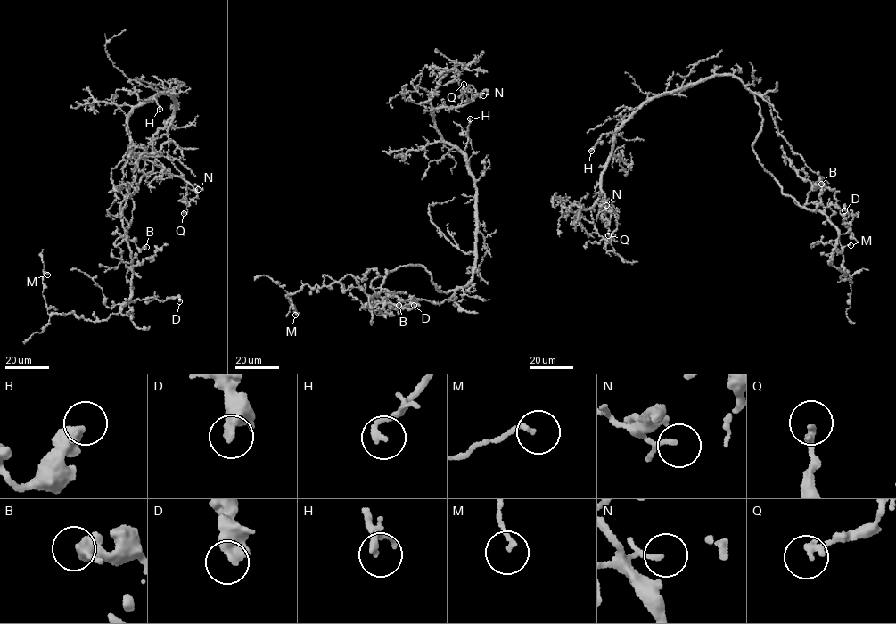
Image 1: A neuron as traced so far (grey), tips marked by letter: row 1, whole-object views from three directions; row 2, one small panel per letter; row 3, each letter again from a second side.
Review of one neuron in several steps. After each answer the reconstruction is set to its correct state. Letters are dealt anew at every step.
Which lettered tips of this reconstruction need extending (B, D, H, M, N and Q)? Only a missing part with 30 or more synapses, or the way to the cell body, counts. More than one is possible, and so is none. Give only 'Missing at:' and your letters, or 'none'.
Missing at: none

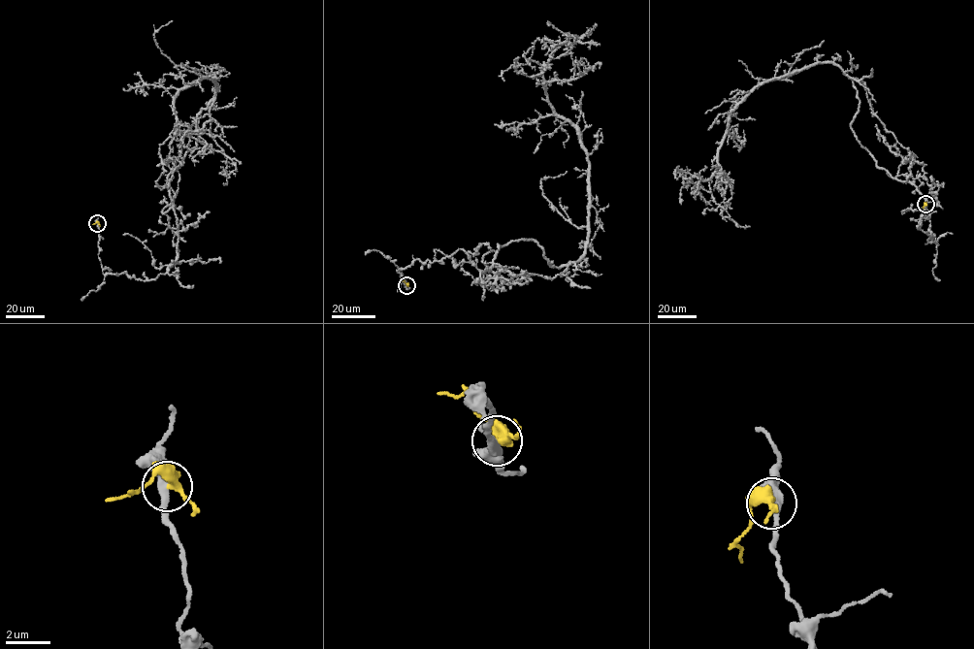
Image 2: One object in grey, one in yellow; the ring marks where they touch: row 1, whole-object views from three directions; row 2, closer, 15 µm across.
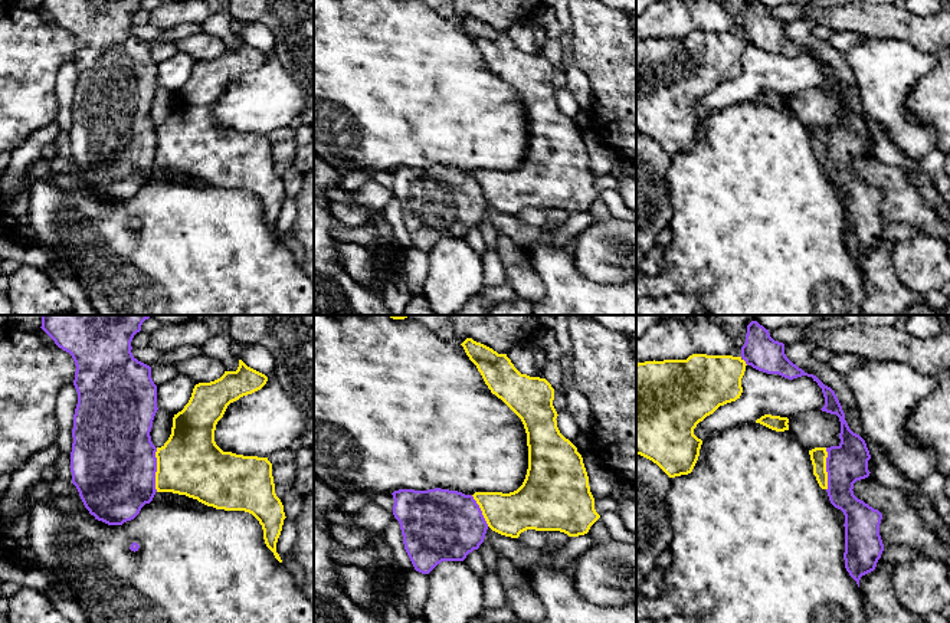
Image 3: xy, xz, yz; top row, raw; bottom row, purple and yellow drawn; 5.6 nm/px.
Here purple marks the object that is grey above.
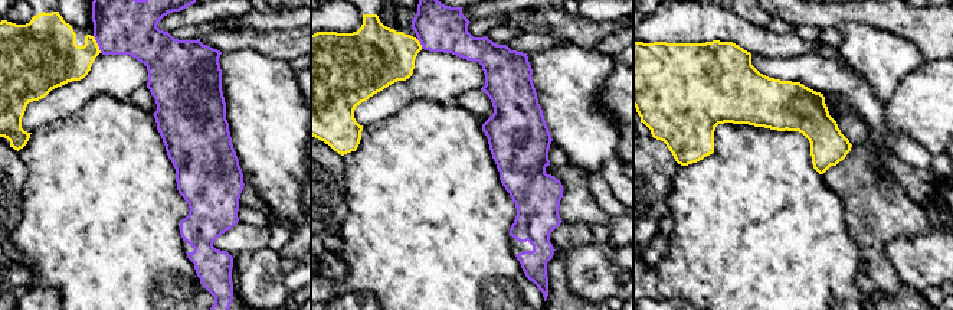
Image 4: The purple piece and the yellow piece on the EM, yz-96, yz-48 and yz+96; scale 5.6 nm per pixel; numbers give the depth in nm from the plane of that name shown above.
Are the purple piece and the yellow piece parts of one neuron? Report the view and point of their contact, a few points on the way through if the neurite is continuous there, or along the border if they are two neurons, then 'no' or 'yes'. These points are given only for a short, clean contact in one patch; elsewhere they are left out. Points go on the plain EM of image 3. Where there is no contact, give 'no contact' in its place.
xy (156, 147) | no

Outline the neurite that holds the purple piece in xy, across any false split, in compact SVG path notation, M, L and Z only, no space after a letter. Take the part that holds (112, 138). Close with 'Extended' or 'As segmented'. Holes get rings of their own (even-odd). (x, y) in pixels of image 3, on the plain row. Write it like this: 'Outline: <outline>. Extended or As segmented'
Outline: M42 0L42 7L55 19L55 22L63 29L69 30L75 39L76 49L73 63L78 71L78 82L73 92L72 106L72 129L71 129L71 150L72 161L76 164L79 174L95 197L102 199L108 203L122 203L127 199L134 197L145 181L150 181L157 170L155 167L155 150L157 150L157 125L151 119L151 105L157 85L157 63L151 56L151 45L138 39L131 27L131 19L137 10L141 9L142 0Z. As segmented

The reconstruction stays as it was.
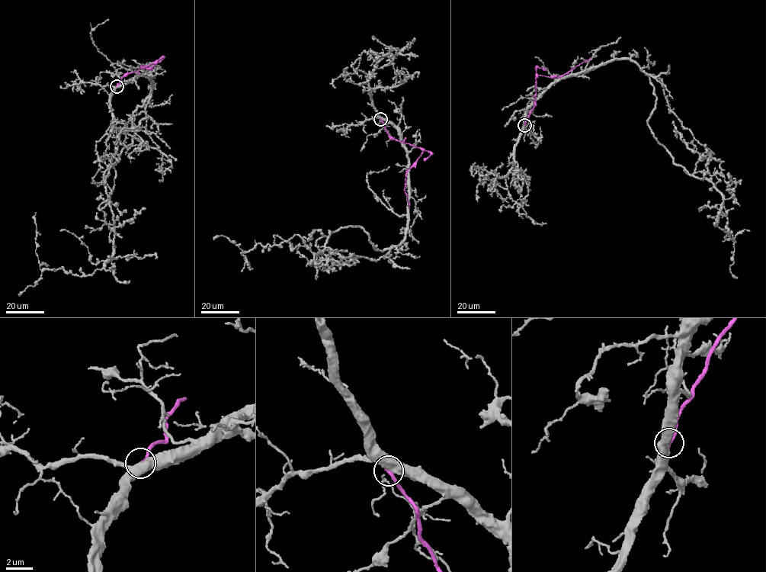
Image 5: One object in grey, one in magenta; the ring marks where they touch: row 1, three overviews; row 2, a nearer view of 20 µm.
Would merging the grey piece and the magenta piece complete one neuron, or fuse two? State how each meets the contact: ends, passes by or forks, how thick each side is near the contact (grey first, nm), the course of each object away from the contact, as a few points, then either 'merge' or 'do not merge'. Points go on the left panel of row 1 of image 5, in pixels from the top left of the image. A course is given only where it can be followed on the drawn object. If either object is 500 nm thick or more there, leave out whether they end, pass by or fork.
calibres 500 and 280 nm; course grey (116, 86), (145, 72), (153, 83), (132, 143), (104, 175), (114, 227), (105, 267), (40, 269), (35, 212); course magenta (116, 86), (122, 77), (155, 62), (152, 68), (142, 68), (140, 65), (148, 67); do not merge

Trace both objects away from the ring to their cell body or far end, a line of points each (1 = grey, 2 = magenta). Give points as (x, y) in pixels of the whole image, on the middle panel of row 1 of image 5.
1: (380, 119), (408, 160), (404, 241), (375, 249), (350, 226), (317, 254), (296, 235), (242, 252), (251, 268)
2: (380, 119), (390, 136), (422, 150), (406, 174), (404, 189), (409, 207)

